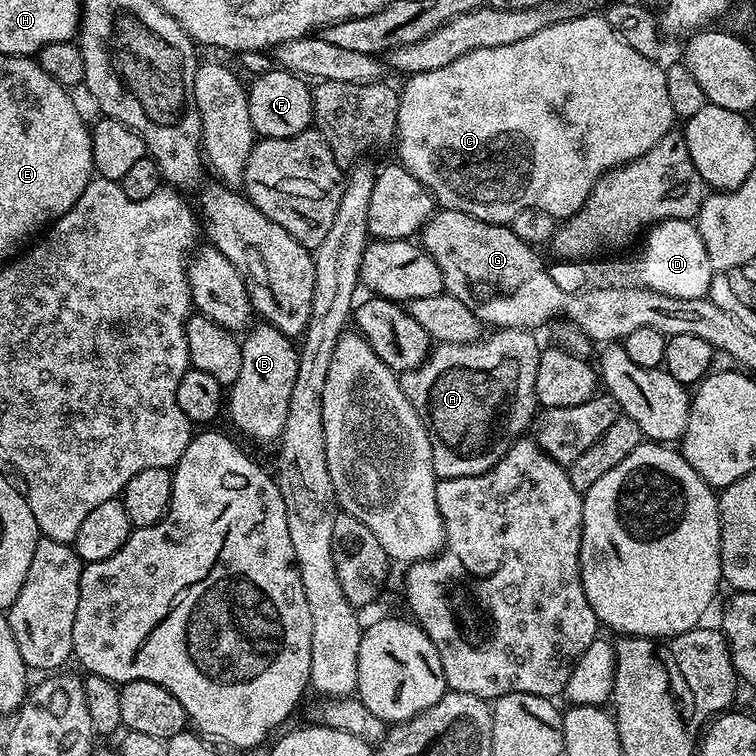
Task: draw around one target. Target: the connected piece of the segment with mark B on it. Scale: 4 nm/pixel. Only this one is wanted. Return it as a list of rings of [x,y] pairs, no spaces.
[[[270,323],[258,324],[249,327],[243,337],[240,346],[242,370],[238,370],[238,378],[227,393],[226,412],[232,415],[233,426],[242,435],[260,444],[275,445],[286,426],[286,412],[290,410],[294,378],[298,378],[300,354],[293,337],[282,334],[282,330]]]

